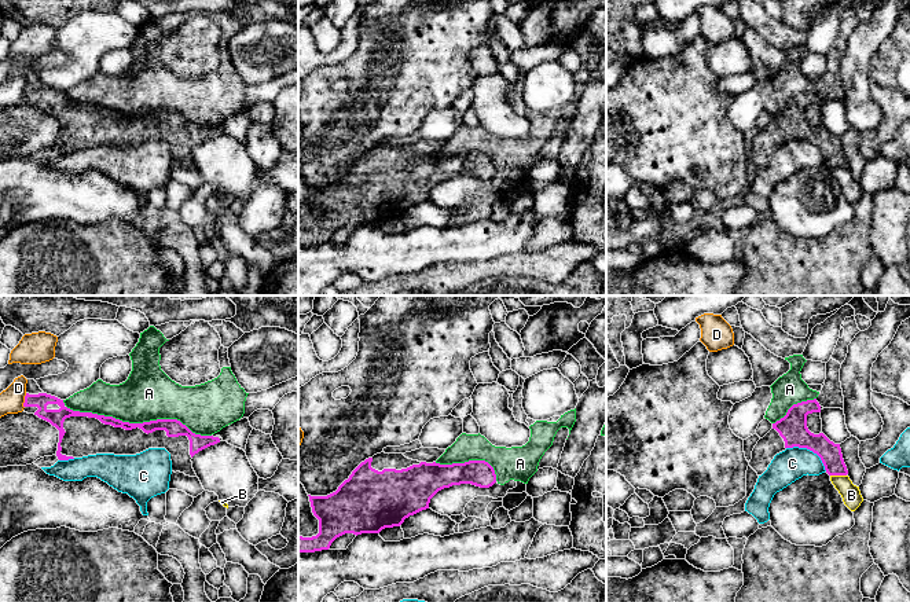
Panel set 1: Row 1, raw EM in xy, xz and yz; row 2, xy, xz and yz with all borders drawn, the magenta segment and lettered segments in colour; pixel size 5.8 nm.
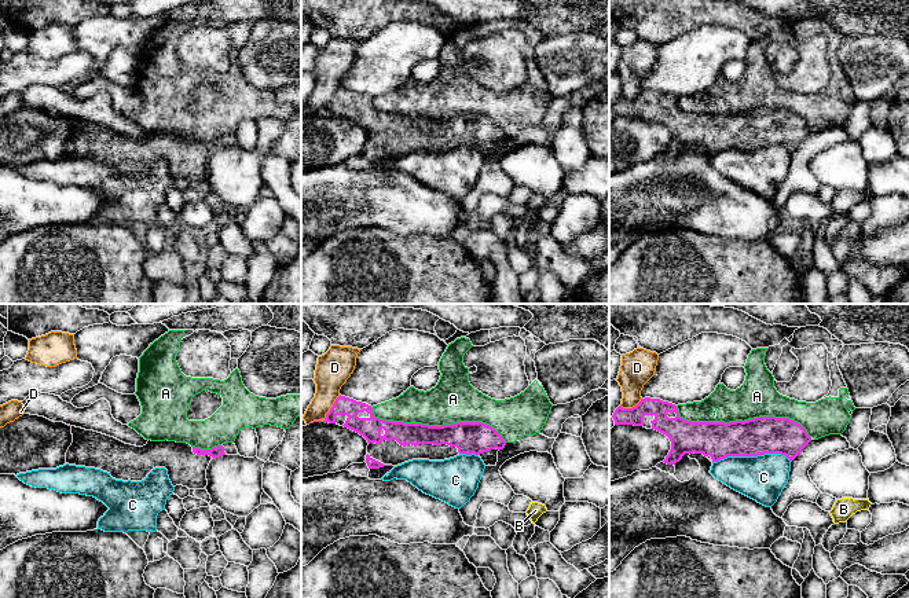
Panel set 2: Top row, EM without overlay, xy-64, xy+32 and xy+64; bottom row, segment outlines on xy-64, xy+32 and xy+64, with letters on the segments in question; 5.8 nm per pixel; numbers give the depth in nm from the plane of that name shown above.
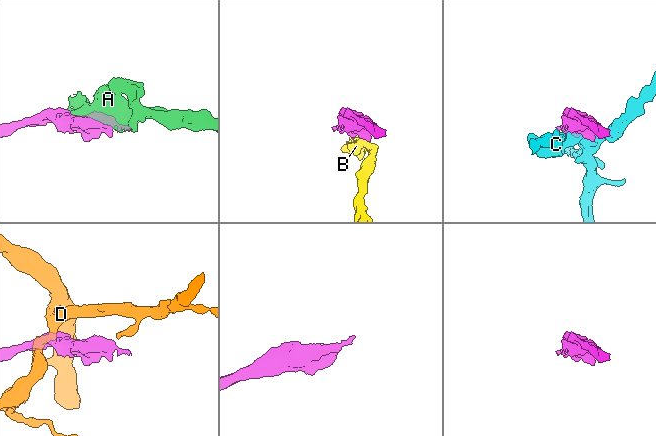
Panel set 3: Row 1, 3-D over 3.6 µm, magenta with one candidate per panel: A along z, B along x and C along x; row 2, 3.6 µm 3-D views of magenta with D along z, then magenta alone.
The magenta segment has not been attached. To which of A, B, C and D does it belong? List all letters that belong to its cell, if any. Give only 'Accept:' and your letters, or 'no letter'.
Accept: no letter

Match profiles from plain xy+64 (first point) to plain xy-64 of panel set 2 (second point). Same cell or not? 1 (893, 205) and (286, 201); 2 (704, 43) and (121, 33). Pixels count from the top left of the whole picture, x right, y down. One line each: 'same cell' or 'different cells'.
1: different cells
2: same cell

